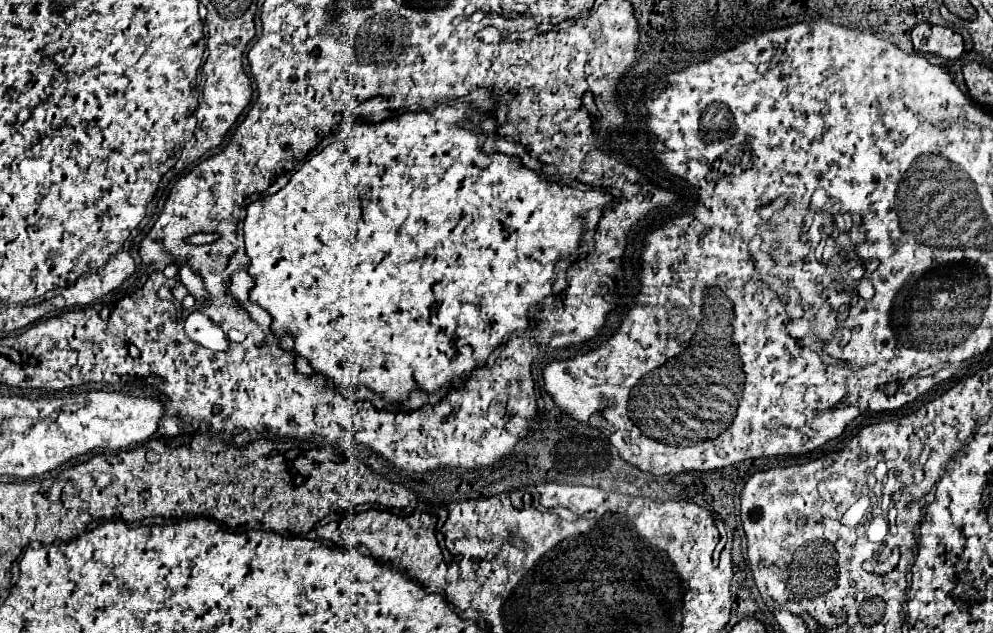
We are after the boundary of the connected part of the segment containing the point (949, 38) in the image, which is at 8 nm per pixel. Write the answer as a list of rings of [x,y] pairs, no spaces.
[[[918,23],[912,27],[912,43],[918,53],[932,53],[944,59],[958,59],[964,51],[964,41],[948,27]]]

